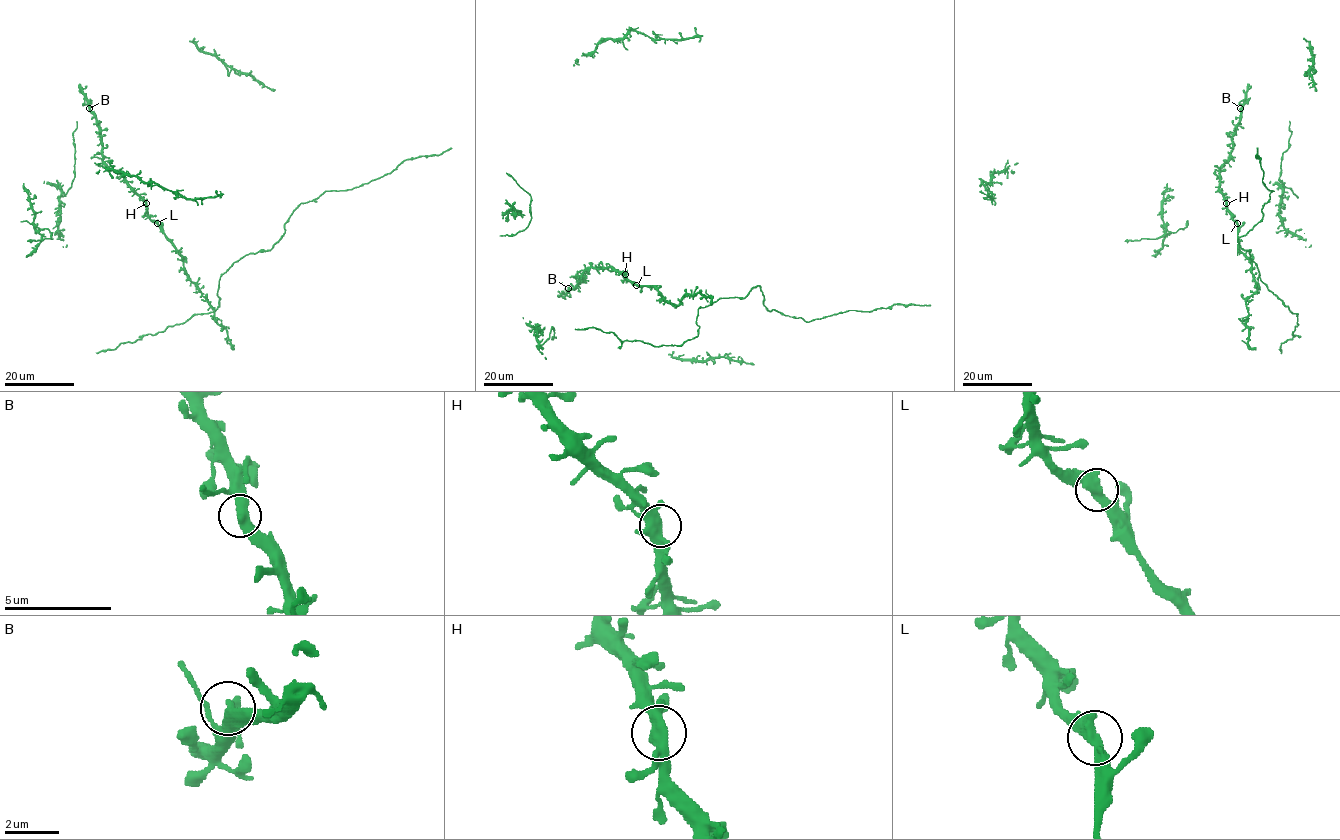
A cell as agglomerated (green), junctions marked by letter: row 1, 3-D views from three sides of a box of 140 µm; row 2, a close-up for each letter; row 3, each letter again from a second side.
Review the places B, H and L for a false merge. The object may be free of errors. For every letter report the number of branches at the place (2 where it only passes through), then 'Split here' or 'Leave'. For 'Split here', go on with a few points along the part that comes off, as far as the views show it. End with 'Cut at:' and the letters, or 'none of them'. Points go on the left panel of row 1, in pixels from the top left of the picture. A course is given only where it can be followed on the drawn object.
B: Branches: 2. Leave
H: Branches: 2. Leave
L: Branches: 2. Leave
Cut at: none of them

